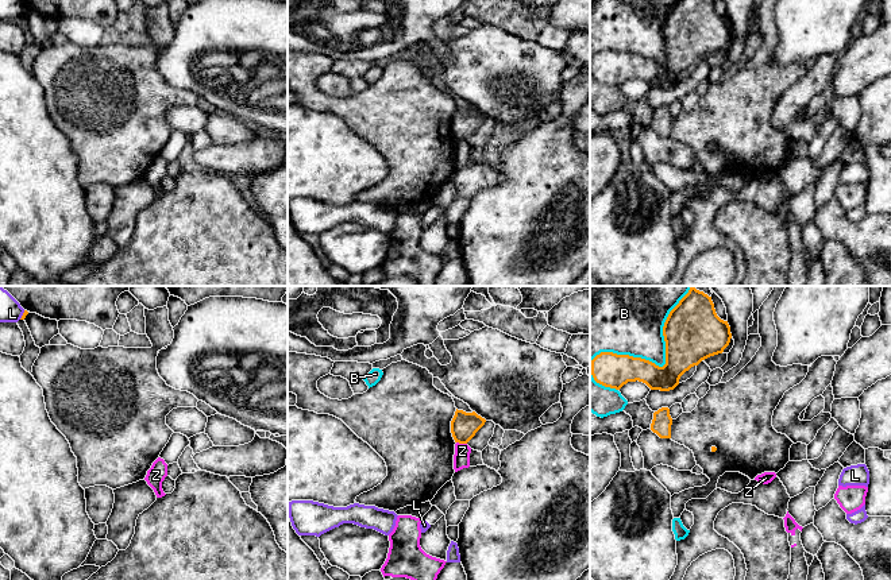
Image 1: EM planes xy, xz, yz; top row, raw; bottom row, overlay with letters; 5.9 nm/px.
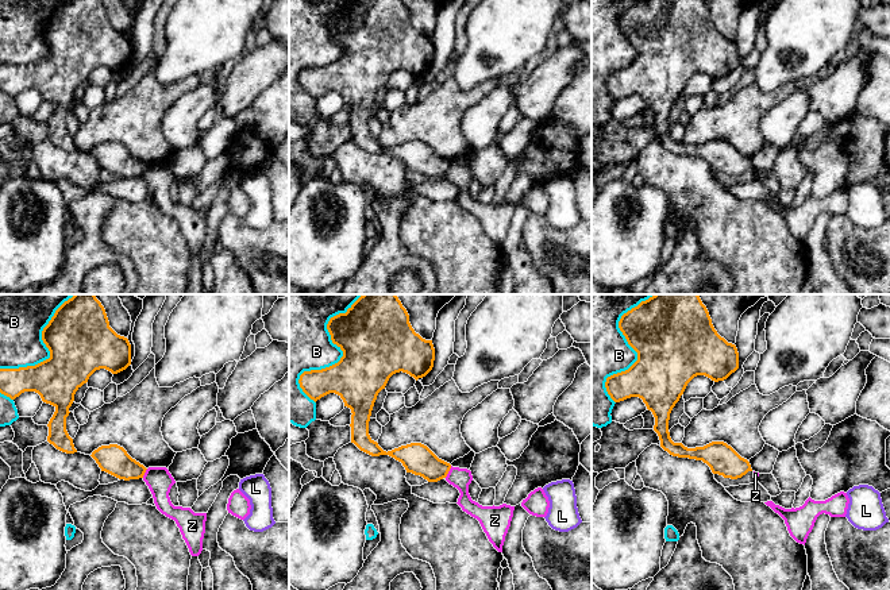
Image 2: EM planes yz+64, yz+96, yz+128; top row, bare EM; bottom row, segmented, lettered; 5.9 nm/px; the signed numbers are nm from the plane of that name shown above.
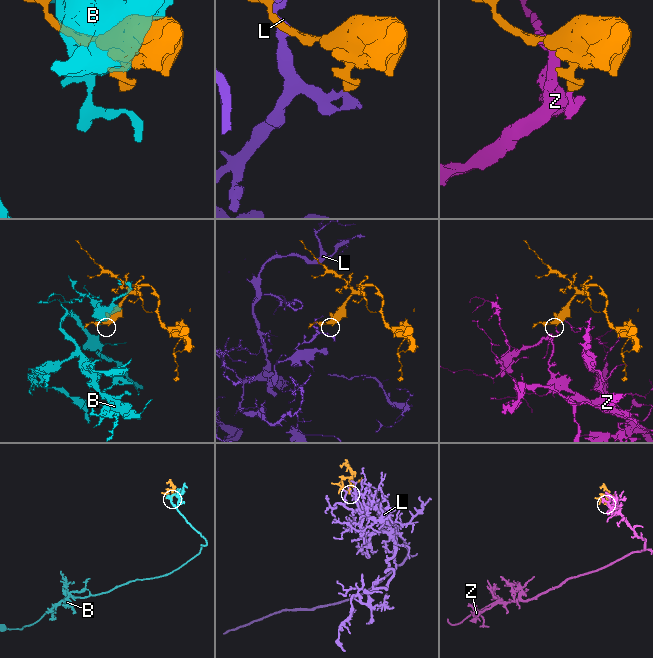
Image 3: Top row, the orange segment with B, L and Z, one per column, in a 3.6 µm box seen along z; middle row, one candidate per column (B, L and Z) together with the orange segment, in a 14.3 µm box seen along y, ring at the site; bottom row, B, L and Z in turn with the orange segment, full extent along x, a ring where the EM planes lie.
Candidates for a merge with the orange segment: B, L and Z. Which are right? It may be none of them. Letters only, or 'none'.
none

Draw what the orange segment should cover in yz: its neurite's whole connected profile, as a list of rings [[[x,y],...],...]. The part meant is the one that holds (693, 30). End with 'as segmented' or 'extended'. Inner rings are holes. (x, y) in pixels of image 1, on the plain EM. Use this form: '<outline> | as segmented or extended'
[[[679,0],[664,20],[663,34],[663,65],[641,55],[601,50],[591,58],[594,78],[616,88],[639,78],[651,88],[670,89],[691,65],[722,51],[732,36],[728,19],[717,13],[713,0]]] | as segmented

